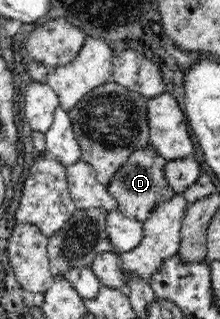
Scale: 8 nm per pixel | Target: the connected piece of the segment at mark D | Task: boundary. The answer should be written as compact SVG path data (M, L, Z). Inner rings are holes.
M148 144L144 148L135 150L129 160L118 170L116 176L107 184L110 196L117 200L116 210L129 217L144 222L159 204L164 204L175 195L167 183L163 168L166 159L158 154L156 149Z

